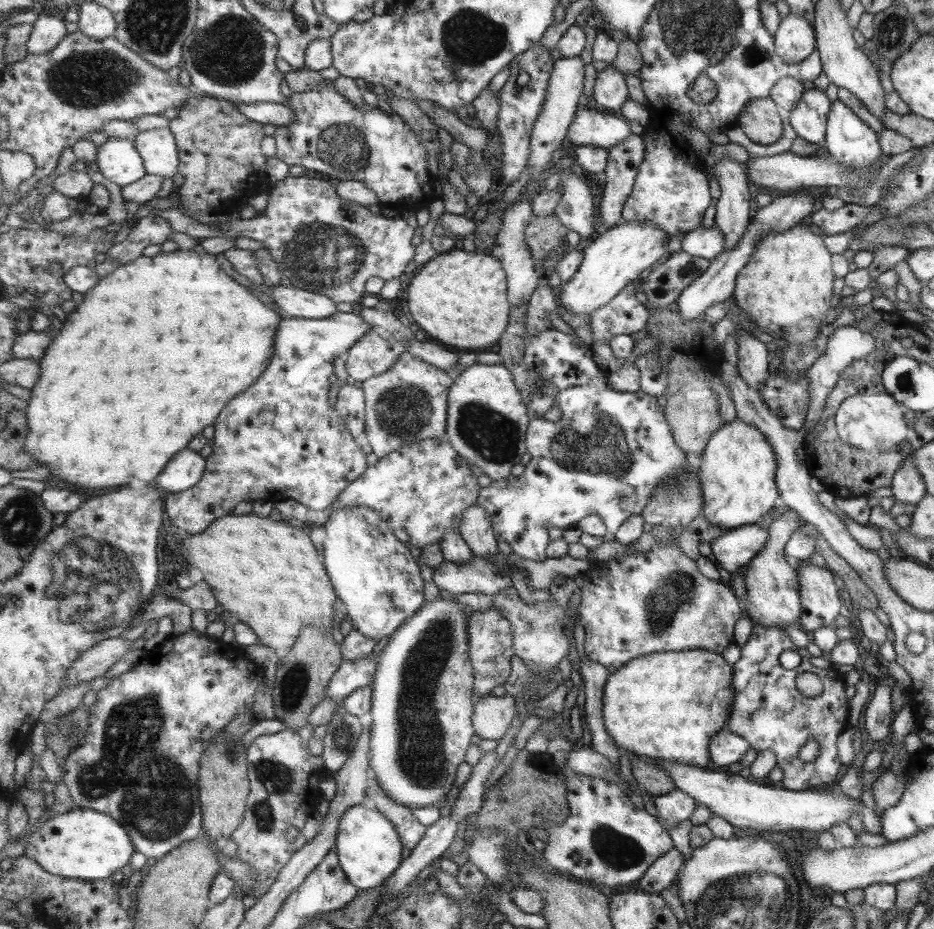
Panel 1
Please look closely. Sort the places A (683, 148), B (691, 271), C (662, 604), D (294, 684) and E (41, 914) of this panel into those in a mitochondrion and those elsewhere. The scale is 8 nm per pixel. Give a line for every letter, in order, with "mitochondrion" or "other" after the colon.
A: other
B: mitochondrion
C: mitochondrion
D: mitochondrion
E: other

